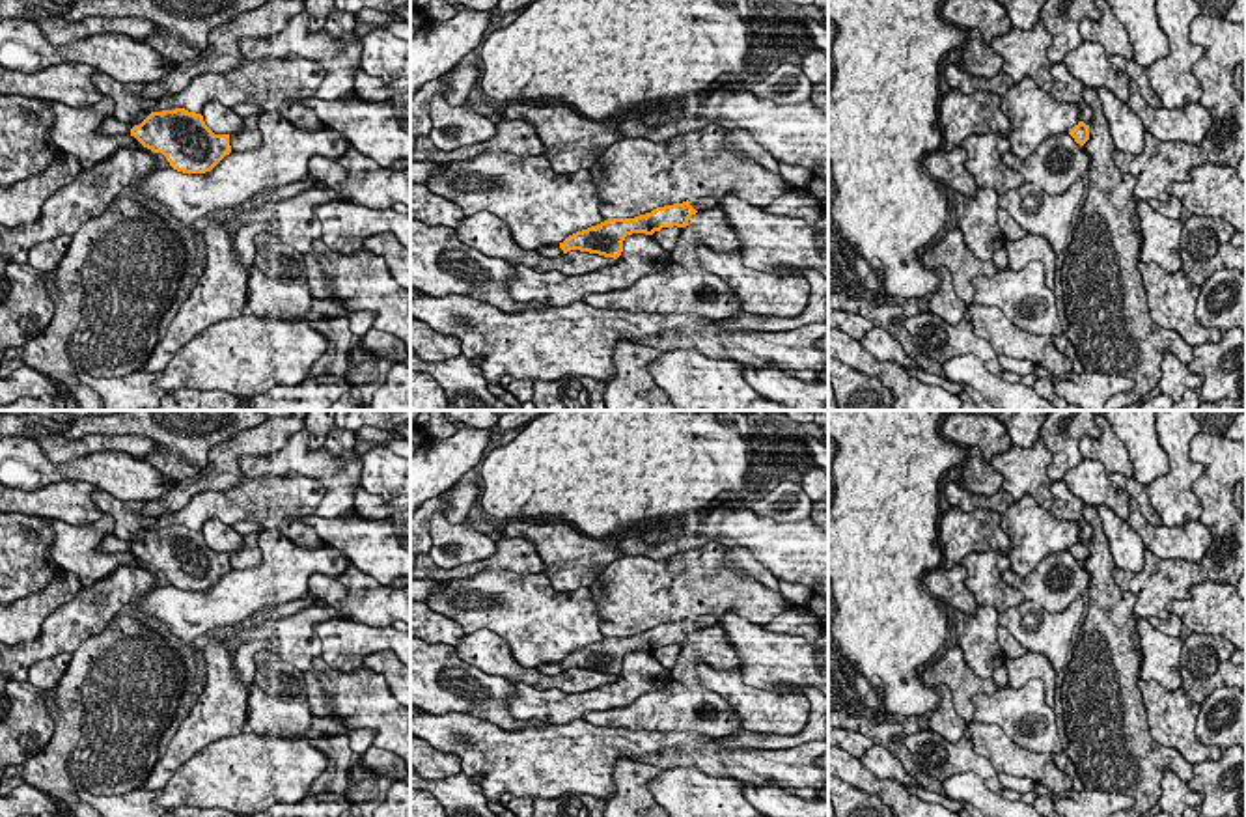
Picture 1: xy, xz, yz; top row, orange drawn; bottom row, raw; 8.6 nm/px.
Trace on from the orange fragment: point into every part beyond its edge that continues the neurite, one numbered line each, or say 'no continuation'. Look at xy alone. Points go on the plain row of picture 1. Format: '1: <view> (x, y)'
1: xy (129, 525)

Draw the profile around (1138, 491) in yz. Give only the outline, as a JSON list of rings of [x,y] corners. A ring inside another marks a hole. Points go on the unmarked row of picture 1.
[[[1110,474],[1112,483],[1119,485],[1123,491],[1127,491],[1136,502],[1142,511],[1142,515],[1155,526],[1162,526],[1162,519],[1155,511],[1155,507],[1149,502],[1147,487],[1142,485],[1134,478],[1127,478],[1123,474]]]

